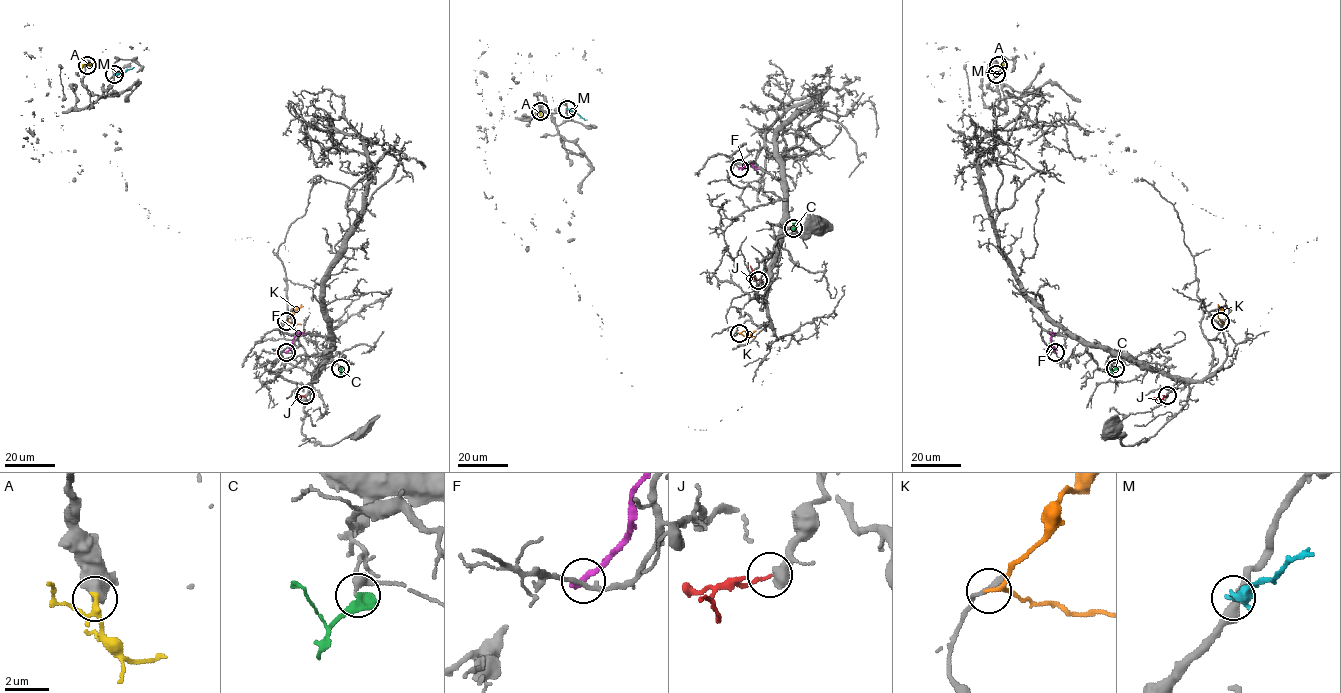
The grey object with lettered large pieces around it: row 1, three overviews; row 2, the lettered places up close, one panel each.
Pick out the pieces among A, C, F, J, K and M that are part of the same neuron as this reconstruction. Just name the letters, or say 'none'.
J

